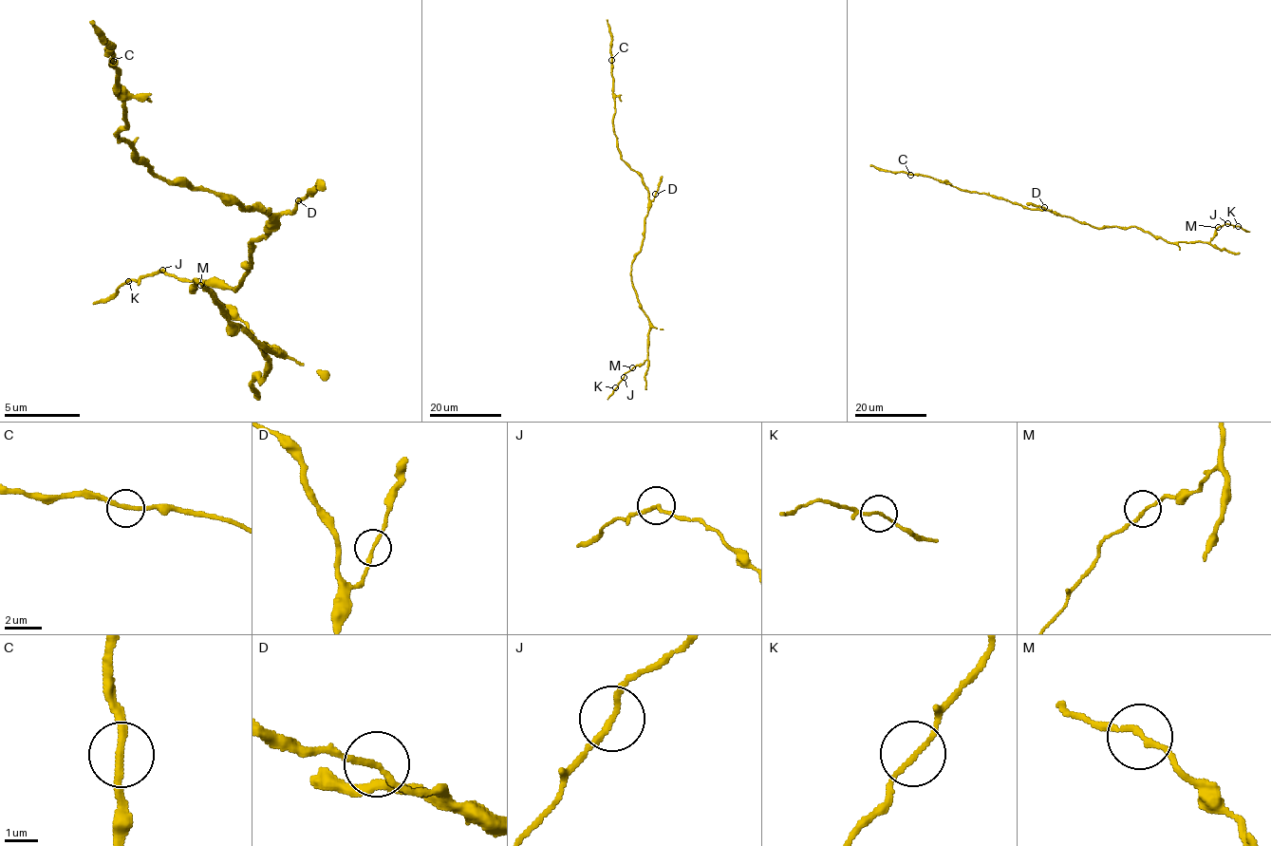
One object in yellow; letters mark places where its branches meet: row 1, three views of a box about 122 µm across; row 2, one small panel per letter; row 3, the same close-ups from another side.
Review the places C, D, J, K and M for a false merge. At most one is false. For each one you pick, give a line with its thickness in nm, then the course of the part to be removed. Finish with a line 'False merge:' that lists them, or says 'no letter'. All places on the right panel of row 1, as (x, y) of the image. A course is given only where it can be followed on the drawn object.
False merge: no letter

